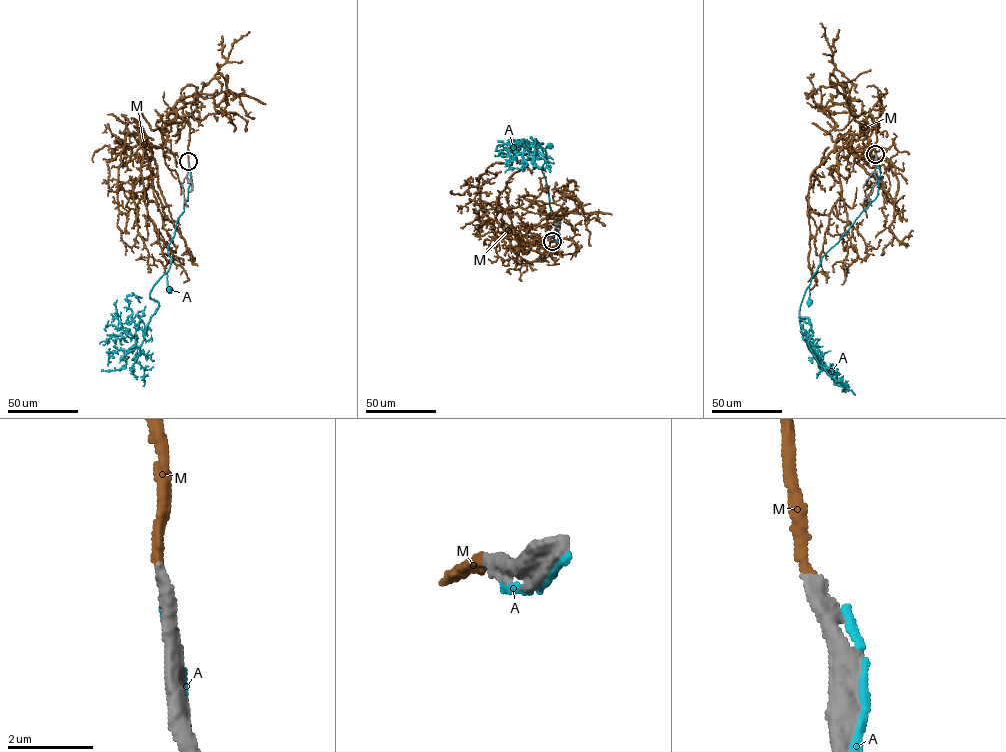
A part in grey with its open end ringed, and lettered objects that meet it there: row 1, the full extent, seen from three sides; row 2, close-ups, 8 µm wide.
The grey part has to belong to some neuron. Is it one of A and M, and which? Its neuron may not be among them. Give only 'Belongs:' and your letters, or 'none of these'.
Belongs: M

